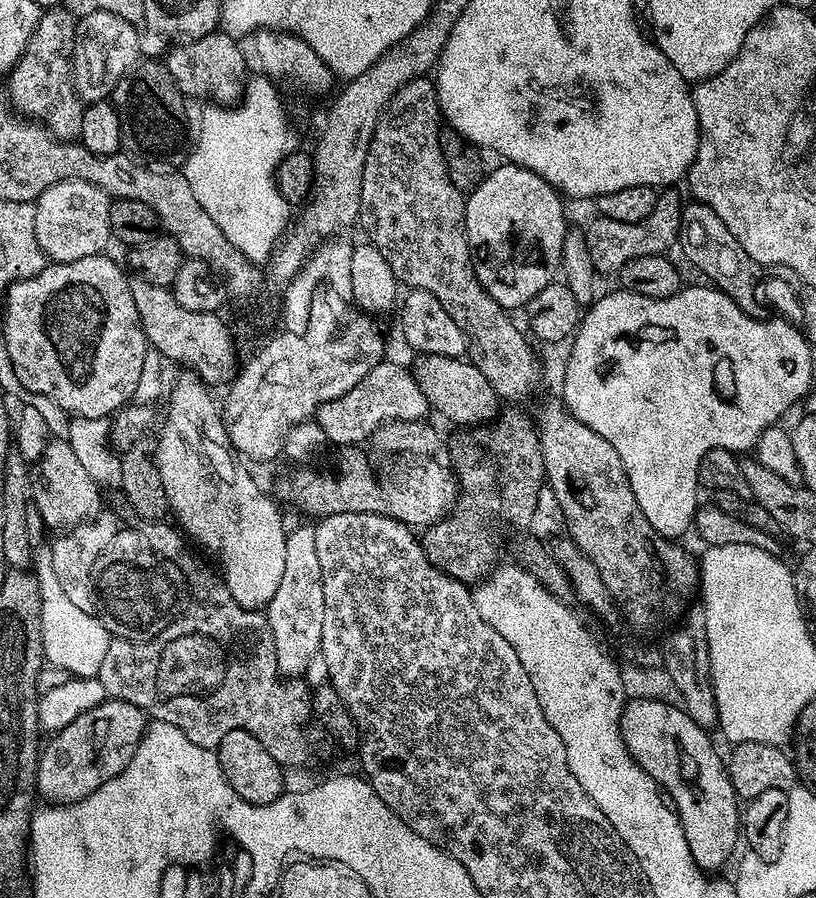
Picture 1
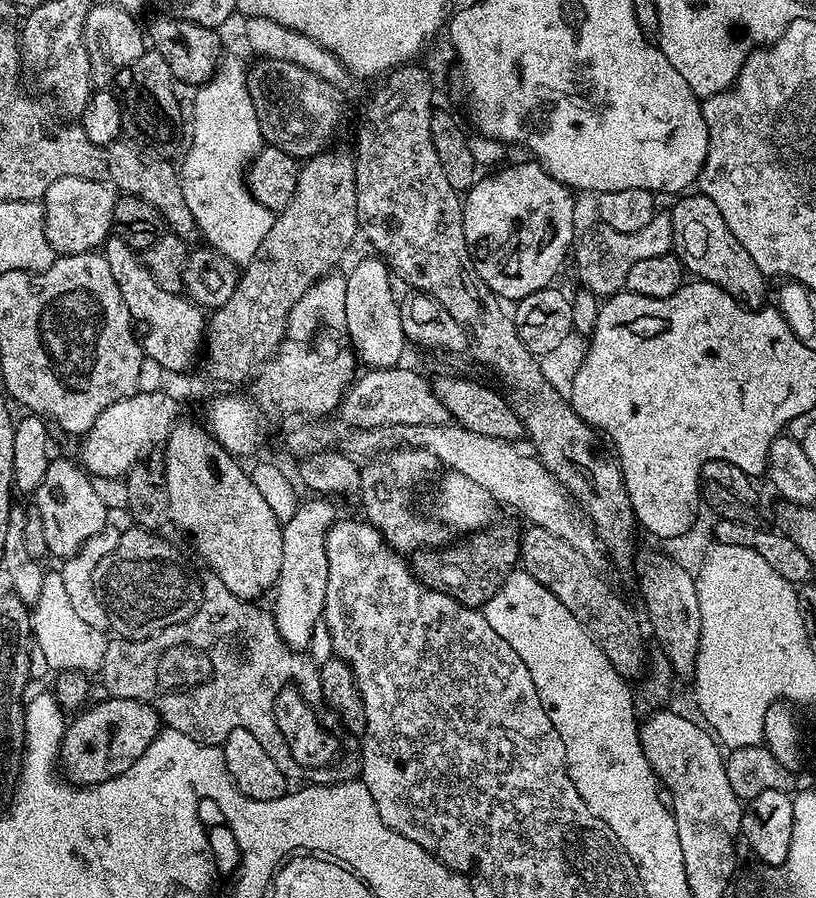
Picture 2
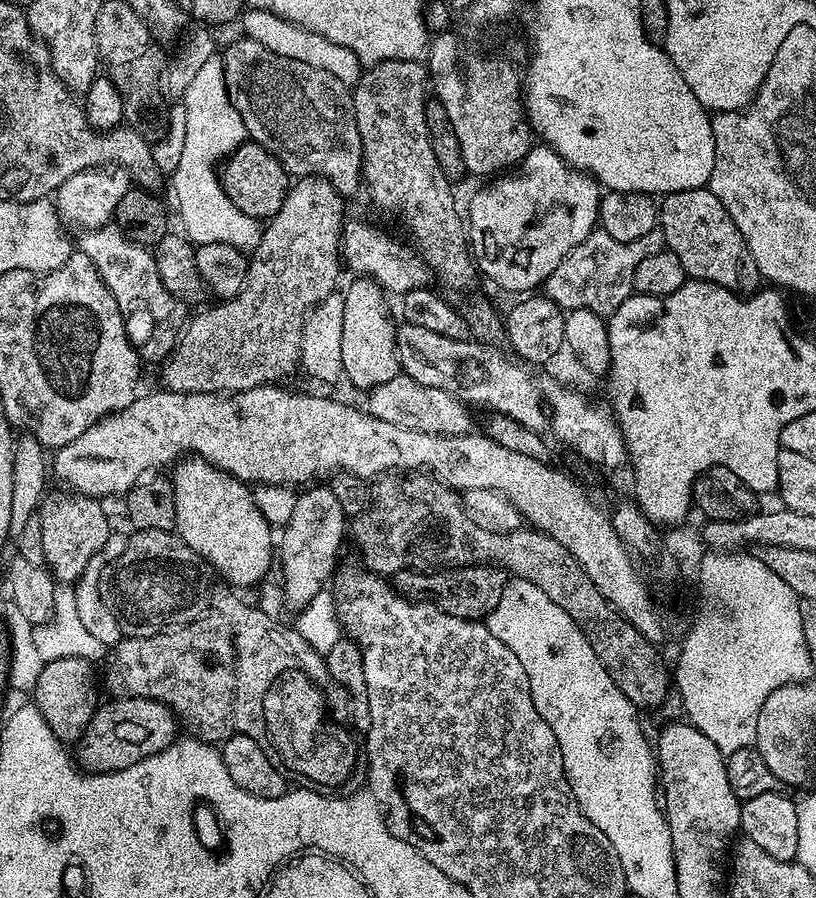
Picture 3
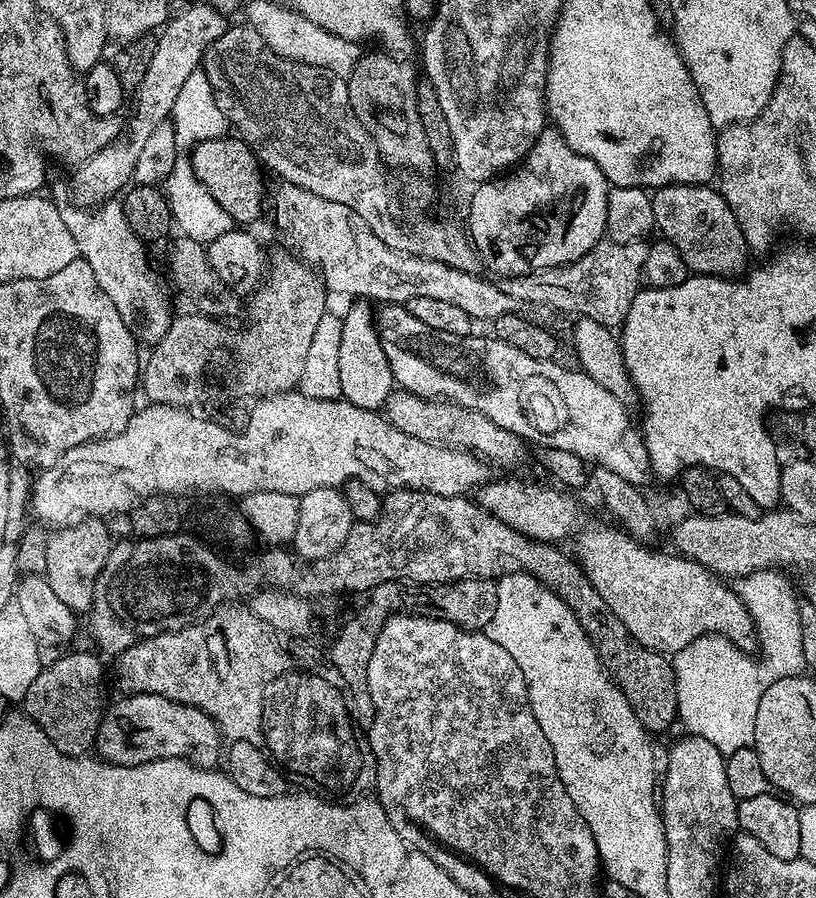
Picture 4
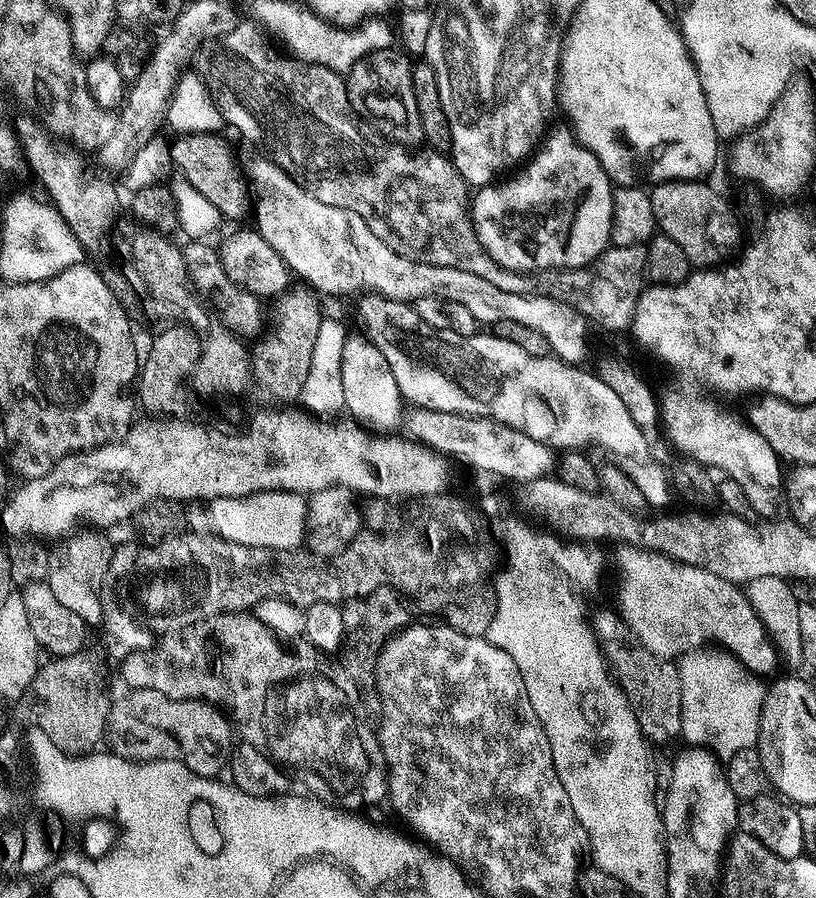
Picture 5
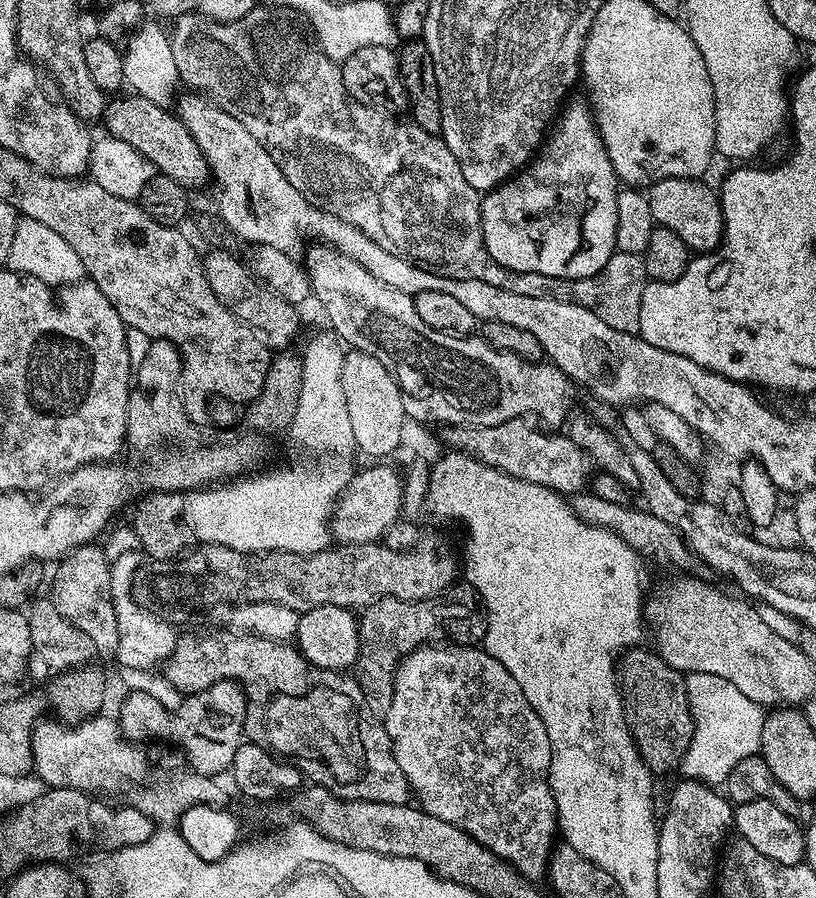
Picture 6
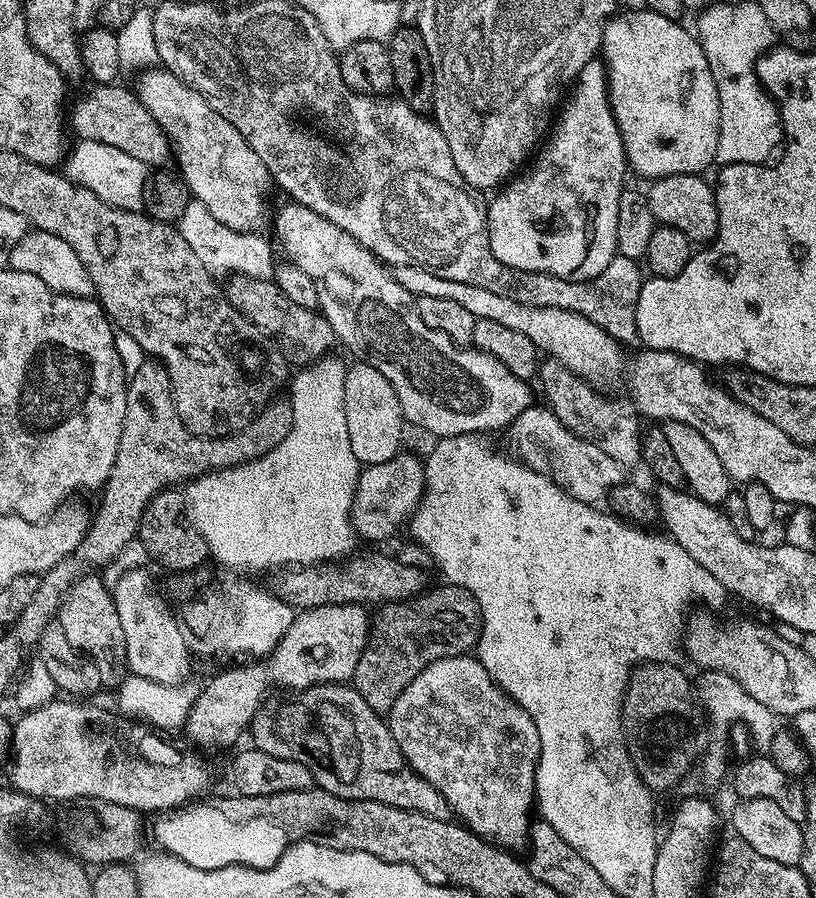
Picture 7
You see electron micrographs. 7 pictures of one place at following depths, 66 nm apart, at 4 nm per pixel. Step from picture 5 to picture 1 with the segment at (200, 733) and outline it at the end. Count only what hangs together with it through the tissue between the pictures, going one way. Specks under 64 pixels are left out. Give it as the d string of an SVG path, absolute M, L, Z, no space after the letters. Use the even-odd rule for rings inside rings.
M107 698L100 705L94 706L92 710L86 710L84 714L78 715L69 725L57 731L52 736L53 740L43 745L40 750L40 758L36 762L36 791L45 801L52 804L73 804L98 790L110 778L122 774L126 766L130 766L130 758L140 745L140 739L144 736L144 729L150 723L149 717L138 706L130 702L113 700Z

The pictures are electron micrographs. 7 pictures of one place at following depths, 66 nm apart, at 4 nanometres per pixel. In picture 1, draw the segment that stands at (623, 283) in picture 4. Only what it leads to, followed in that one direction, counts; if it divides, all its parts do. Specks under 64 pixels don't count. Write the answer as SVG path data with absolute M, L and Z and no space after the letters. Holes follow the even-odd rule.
M664 190L657 195L654 210L650 210L650 215L642 218L642 222L614 222L610 218L597 215L596 220L586 225L584 233L595 271L600 274L616 274L622 266L626 266L626 262L630 262L630 258L671 253L671 248L675 249L680 239L681 211L682 199L680 200L676 190Z

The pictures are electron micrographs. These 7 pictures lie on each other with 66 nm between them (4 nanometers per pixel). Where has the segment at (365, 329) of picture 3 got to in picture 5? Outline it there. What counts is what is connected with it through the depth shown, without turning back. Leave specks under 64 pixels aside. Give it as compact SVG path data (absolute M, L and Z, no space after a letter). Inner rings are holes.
M363 334L349 335L346 346L342 346L342 394L344 407L351 419L365 422L376 432L392 432L399 427L402 397L398 382L394 382L394 374L390 374L390 366L386 358L382 358L382 350L378 350L378 346Z

